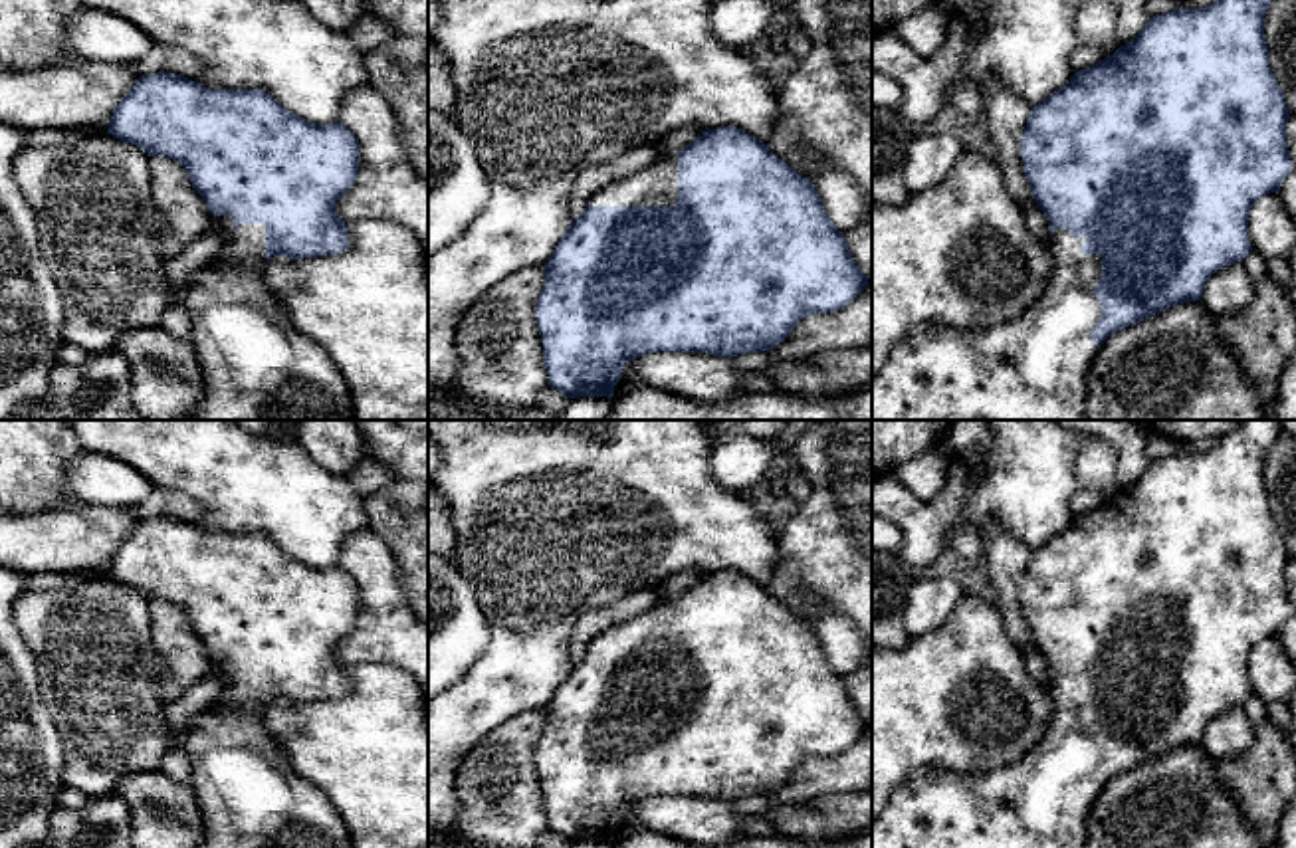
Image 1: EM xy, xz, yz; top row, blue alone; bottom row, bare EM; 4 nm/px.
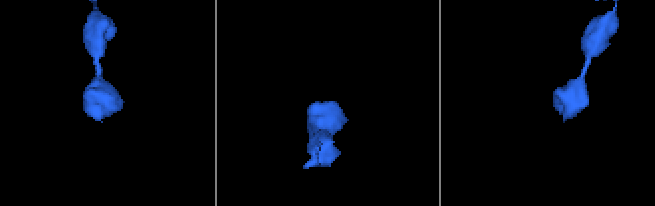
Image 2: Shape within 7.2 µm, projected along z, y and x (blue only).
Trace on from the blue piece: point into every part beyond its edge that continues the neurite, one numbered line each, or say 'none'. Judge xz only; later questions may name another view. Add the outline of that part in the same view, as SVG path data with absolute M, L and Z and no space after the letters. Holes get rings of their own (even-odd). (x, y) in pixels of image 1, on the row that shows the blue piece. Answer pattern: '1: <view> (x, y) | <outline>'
1: xz (656, 185) | M660 157L591 196L593 206L674 206L678 202L678 157Z

